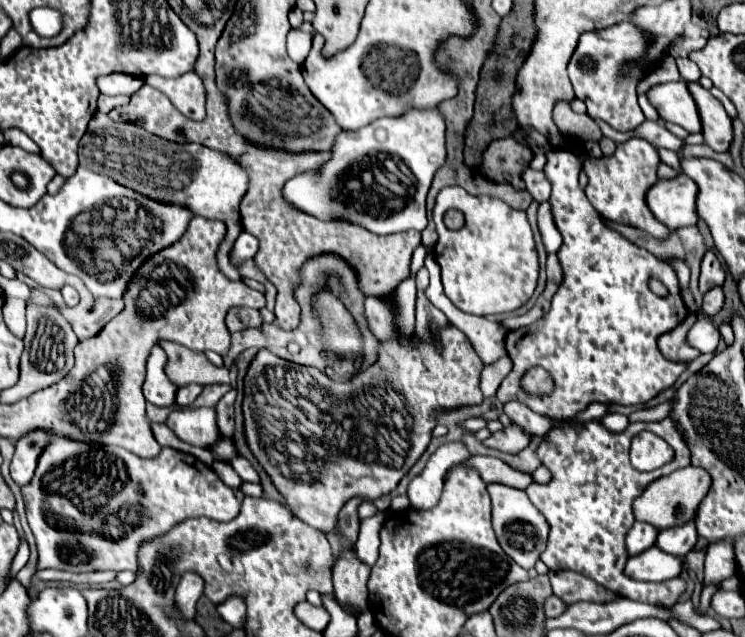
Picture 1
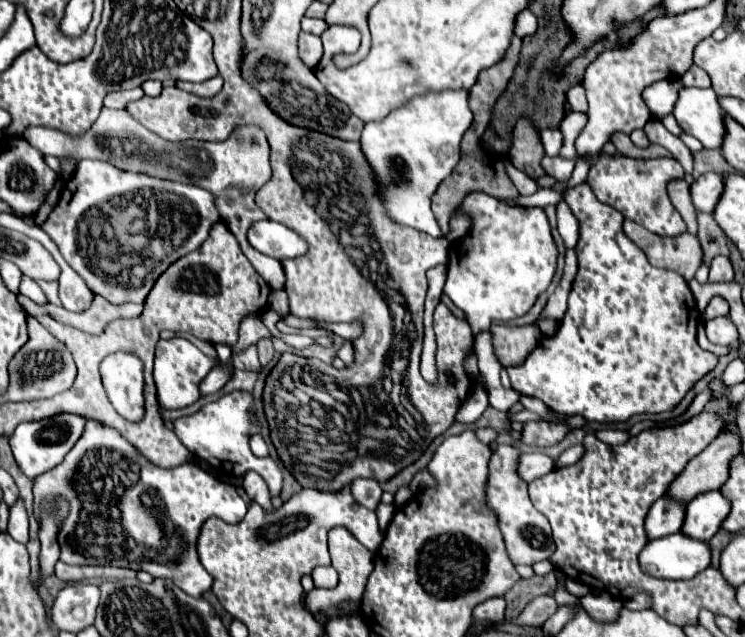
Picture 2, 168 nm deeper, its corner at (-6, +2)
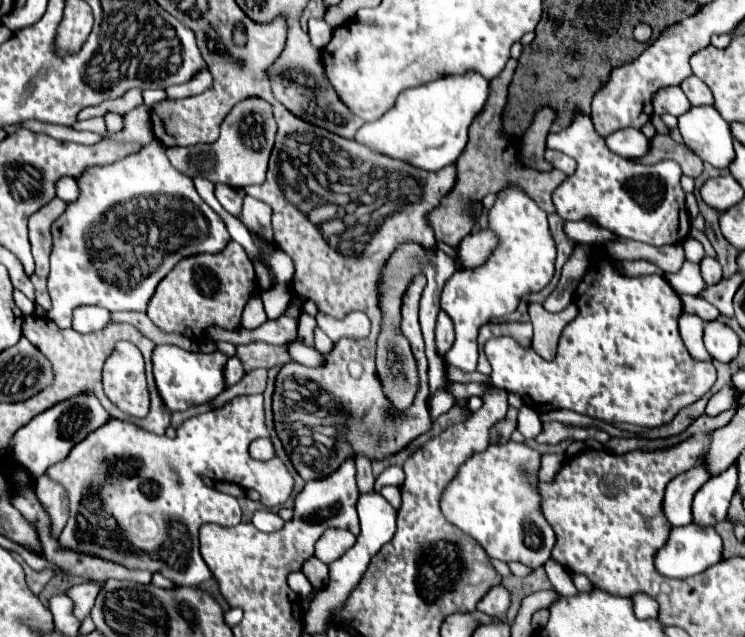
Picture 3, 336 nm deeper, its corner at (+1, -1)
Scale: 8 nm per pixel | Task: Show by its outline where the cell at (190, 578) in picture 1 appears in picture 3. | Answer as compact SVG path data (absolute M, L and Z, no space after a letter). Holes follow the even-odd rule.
M260 394L236 396L222 408L188 418L182 428L176 430L174 440L168 436L154 436L148 430L134 428L130 422L110 418L104 426L100 426L98 430L88 434L80 444L76 444L62 462L46 470L46 476L50 480L66 488L70 500L70 518L60 534L60 546L100 556L116 564L124 564L130 570L148 570L152 574L158 572L176 586L196 588L198 584L206 582L210 578L210 570L198 550L198 528L204 522L236 526L240 524L242 512L234 496L208 488L200 480L200 474L206 474L212 480L236 482L246 490L256 490L260 494L260 502L266 508L284 504L294 486L290 472L279 457L263 462L250 458L248 454L248 446L254 438L268 436L268 430L264 426L264 414L260 414L258 410L262 410Z

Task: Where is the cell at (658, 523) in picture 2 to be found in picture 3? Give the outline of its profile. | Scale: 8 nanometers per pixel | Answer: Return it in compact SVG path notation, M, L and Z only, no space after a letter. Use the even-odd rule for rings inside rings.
M700 458L694 468L670 480L670 484L666 486L662 512L672 528L686 526L692 522L692 496L708 478L710 474L704 470L702 458Z

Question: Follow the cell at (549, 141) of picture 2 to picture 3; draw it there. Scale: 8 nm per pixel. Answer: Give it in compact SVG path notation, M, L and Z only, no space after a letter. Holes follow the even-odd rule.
M576 114L570 126L562 132L548 134L546 148L560 150L572 156L578 164L576 172L552 192L552 202L560 218L582 220L594 216L602 228L652 246L678 244L688 238L690 216L684 204L684 190L680 188L682 170L676 162L664 160L644 166L610 152L604 140L596 136L592 120L586 114Z

